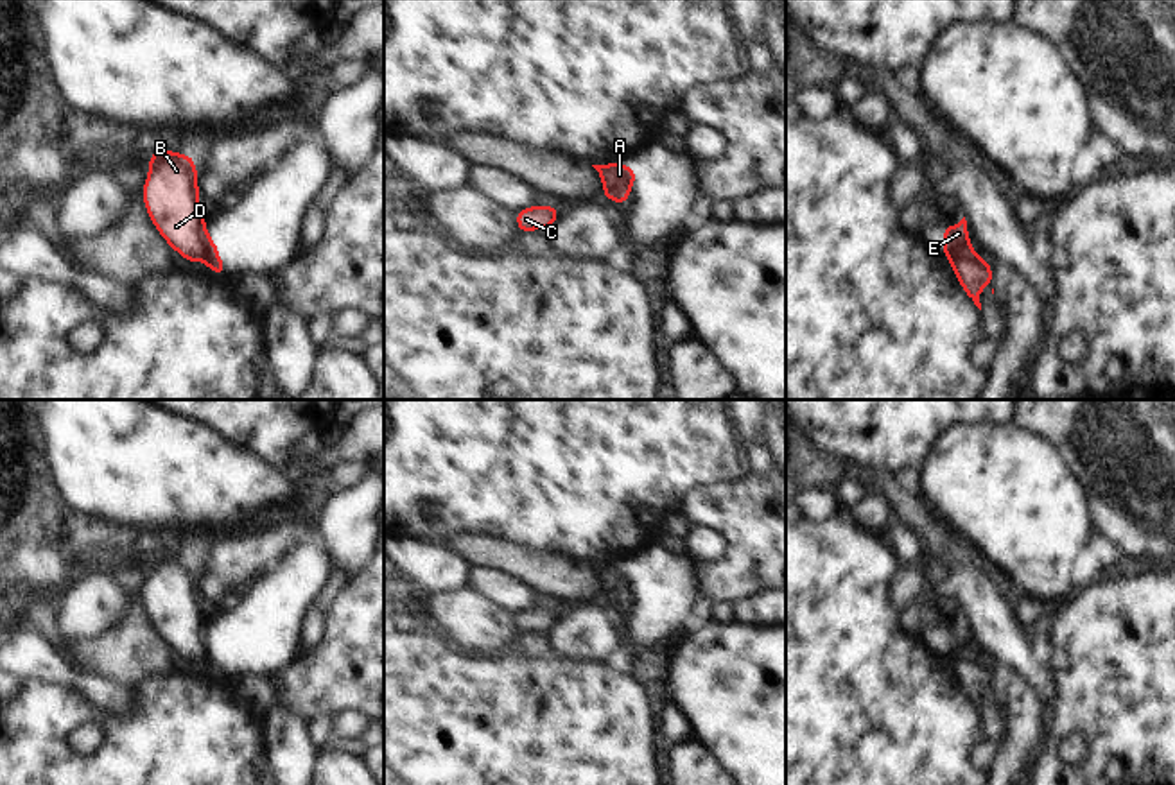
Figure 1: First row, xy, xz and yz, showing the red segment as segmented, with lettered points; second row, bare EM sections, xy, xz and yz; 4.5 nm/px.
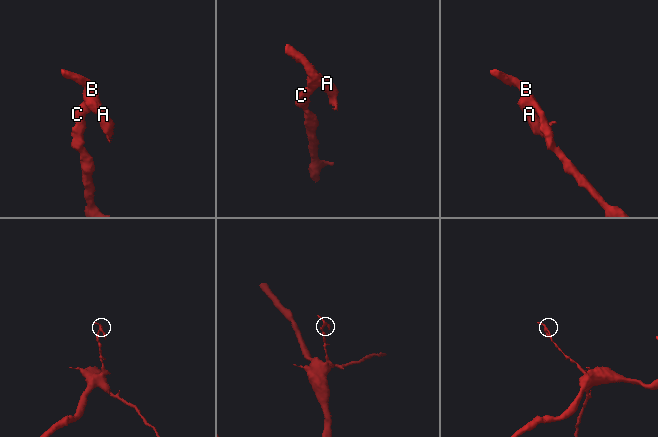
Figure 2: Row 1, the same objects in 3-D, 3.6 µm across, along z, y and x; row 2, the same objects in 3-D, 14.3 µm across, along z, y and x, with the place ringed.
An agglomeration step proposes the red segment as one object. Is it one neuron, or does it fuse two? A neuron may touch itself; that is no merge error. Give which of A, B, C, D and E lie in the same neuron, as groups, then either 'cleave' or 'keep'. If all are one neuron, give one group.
groups A / B C D E; cleave

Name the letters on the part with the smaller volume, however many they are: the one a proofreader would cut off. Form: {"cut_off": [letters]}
{"cut_off": ["A"]}

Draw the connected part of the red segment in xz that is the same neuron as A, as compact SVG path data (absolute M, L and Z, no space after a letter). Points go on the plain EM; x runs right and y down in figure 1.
M614 563L601 570L599 581L603 584L603 597L606 600L626 606L637 581L637 574L624 565Z

